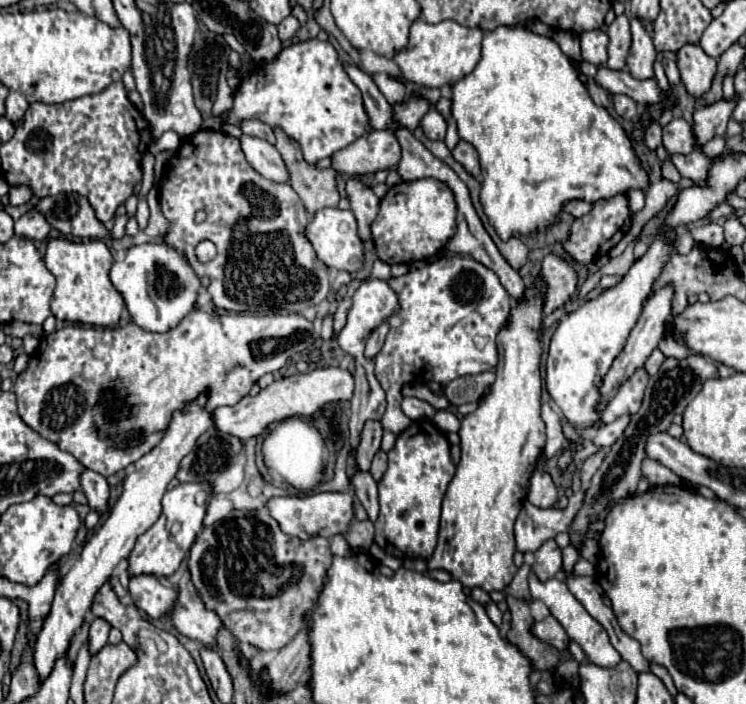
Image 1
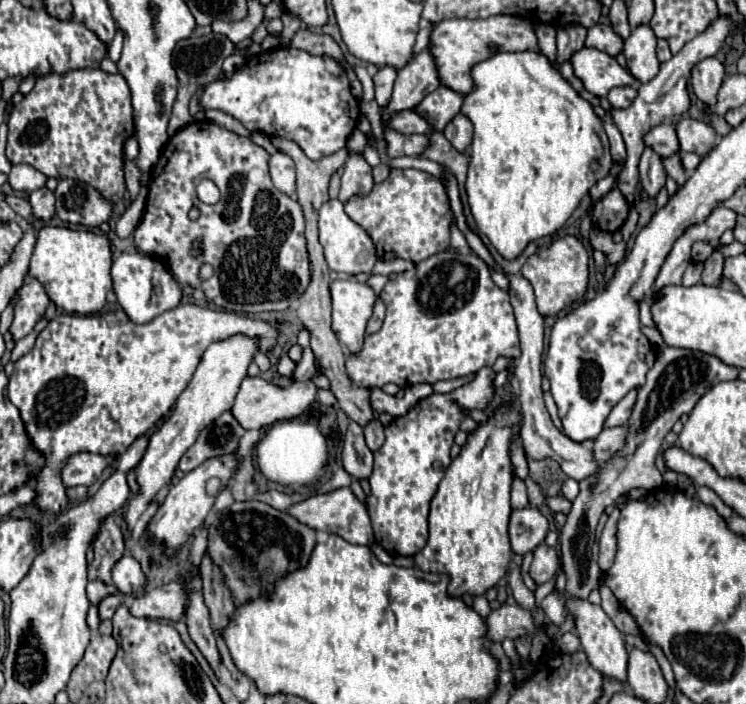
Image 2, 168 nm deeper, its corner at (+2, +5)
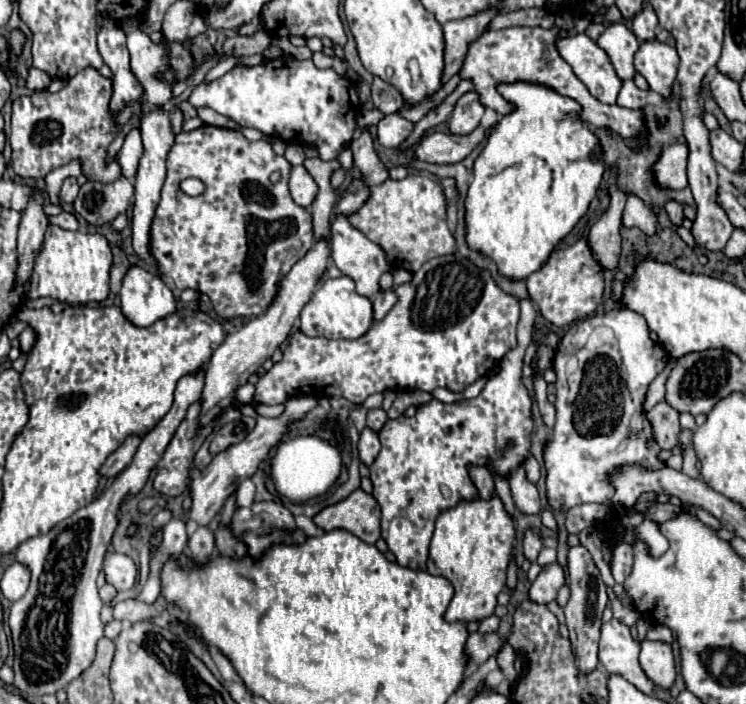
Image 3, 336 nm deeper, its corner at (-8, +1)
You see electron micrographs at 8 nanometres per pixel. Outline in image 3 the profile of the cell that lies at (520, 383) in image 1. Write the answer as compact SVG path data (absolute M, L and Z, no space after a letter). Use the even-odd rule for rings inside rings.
M498 496L484 502L482 498L474 502L460 502L456 508L442 512L436 520L436 530L430 544L428 572L434 576L444 576L454 586L454 598L444 612L446 622L480 622L494 614L496 596L506 586L506 568L512 558L512 542L514 542L514 520L506 514Z

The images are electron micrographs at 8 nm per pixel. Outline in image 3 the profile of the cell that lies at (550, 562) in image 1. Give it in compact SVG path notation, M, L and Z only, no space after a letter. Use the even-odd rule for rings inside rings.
M548 564L542 568L538 578L532 582L532 586L528 590L528 598L536 604L548 604L548 602L556 600L556 594L564 586L564 582L566 582L566 578L564 578L562 566Z

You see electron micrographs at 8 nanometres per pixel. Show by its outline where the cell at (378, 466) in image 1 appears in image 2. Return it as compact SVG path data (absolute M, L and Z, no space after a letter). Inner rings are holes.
M372 420L366 428L364 428L364 434L366 434L366 444L372 452L378 452L380 446L384 444L384 426L378 422L378 420Z

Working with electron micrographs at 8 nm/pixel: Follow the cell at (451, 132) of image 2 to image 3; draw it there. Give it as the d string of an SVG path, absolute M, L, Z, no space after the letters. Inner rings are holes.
M466 92L454 106L450 118L450 132L452 134L470 134L484 114L484 106L478 98L478 92Z

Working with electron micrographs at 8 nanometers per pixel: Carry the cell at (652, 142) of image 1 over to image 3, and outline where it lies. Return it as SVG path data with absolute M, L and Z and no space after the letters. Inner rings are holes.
M668 202L666 206L666 212L668 212L668 216L670 216L670 220L672 220L672 224L674 226L682 226L682 220L684 220L684 214L682 214L682 206L678 204L678 202Z

